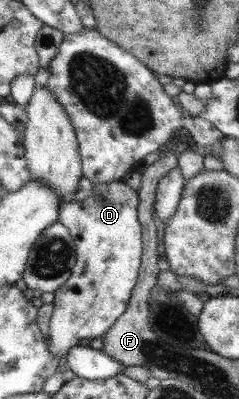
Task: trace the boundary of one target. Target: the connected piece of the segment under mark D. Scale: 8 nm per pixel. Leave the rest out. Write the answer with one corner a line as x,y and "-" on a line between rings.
122,181
93,185
90,195
82,200
64,200
58,207
57,221
68,229
74,240
76,260
71,272
53,294
53,311
49,321
47,349
54,360
66,356
68,349
76,346
84,338
98,338
114,324
124,312
132,288
136,285
141,263
141,228
137,219
136,192

